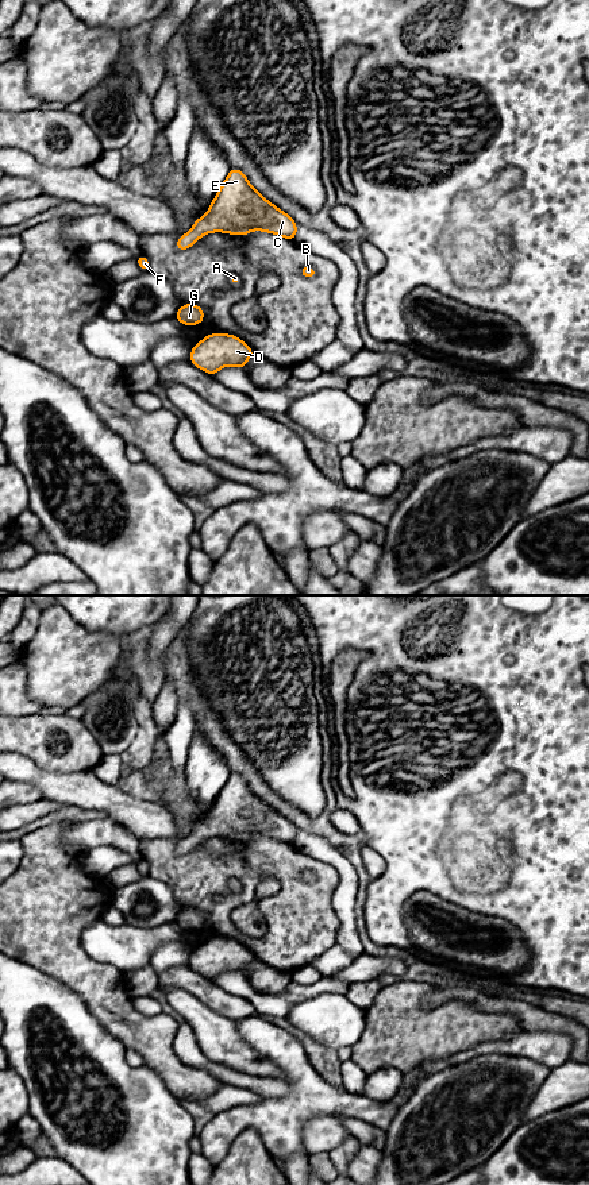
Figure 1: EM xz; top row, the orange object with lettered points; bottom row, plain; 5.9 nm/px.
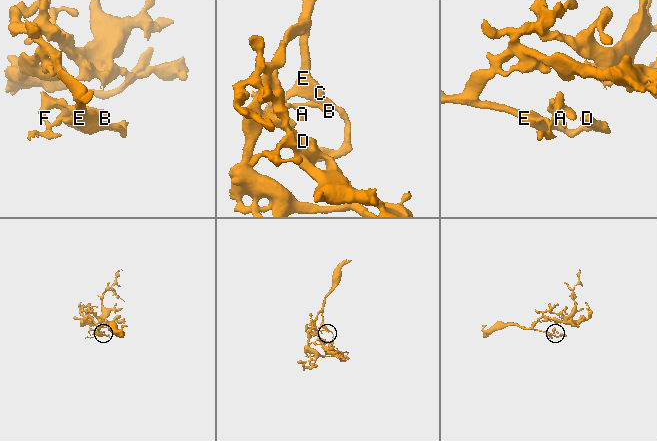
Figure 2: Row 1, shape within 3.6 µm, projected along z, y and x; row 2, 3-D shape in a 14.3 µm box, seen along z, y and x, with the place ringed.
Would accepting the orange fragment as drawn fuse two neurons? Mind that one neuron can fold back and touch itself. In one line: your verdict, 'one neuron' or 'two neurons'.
one neuron

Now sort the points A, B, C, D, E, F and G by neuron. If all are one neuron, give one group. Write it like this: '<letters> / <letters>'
A B C D E F G

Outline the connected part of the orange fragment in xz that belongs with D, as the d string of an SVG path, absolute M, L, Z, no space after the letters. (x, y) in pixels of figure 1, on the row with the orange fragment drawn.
M211 333L192 347L190 363L215 375L226 366L238 366L245 370L253 354L251 347L234 335Z

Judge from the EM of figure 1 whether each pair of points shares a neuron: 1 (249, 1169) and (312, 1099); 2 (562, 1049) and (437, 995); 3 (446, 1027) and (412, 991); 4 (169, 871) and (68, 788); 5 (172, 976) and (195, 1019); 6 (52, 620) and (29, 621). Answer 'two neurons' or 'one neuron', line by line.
1: two neurons
2: two neurons
3: one neuron
4: two neurons
5: two neurons
6: two neurons

